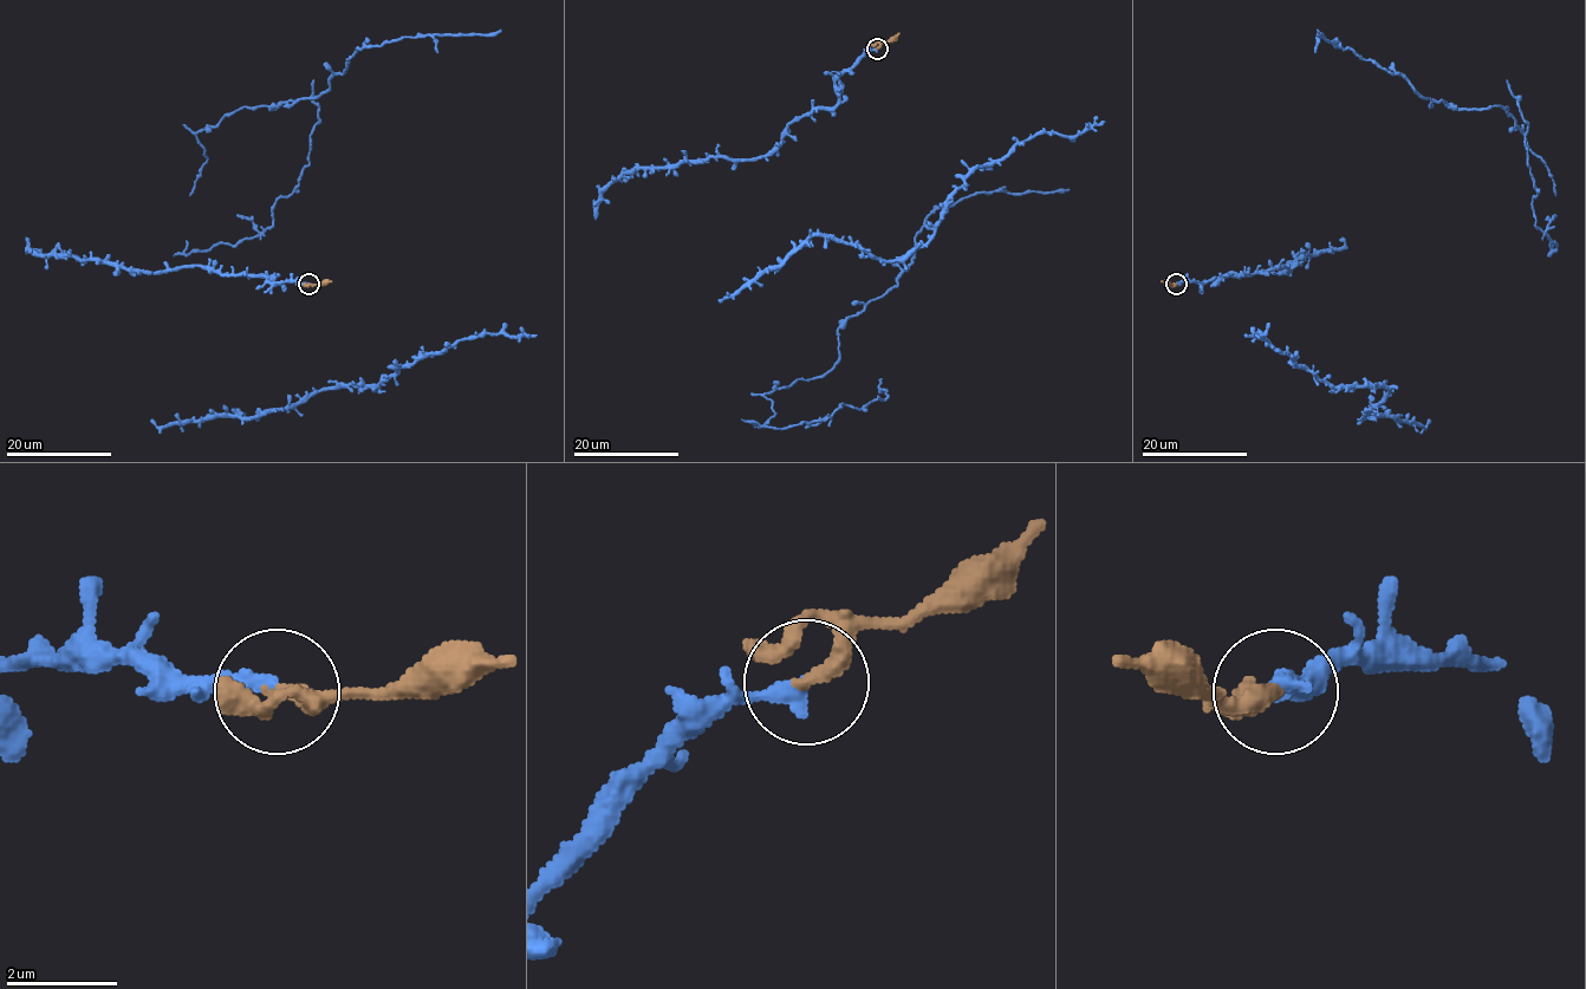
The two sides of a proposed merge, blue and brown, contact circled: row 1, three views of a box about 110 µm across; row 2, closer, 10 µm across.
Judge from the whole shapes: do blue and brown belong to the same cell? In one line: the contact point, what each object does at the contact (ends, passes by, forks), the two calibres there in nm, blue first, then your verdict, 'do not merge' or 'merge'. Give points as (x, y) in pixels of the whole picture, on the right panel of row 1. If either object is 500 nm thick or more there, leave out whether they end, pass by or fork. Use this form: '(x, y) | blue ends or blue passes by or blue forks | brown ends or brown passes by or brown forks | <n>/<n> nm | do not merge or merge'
(1176, 284) | blue ends | brown ends | 320/320 nm | merge

